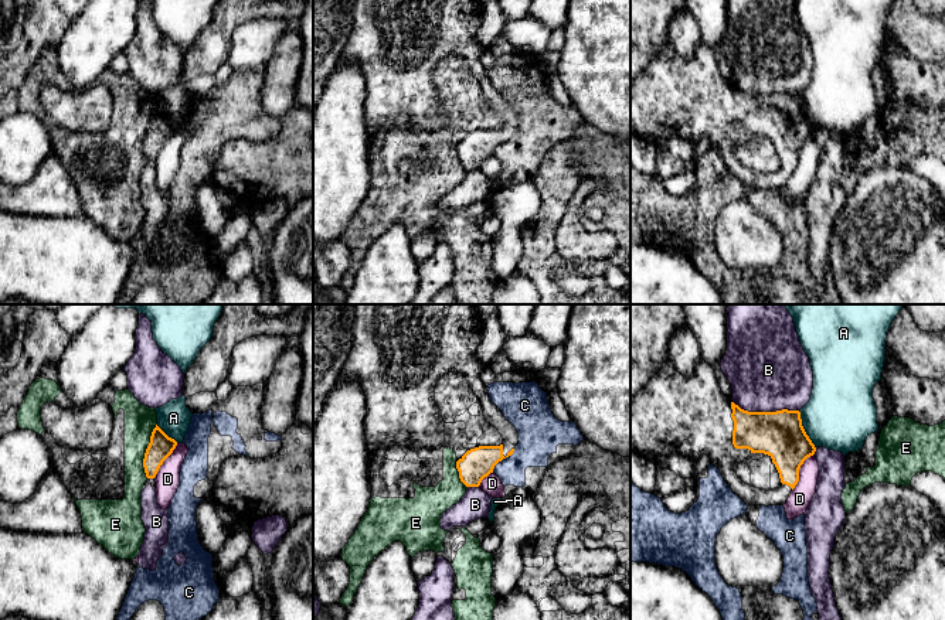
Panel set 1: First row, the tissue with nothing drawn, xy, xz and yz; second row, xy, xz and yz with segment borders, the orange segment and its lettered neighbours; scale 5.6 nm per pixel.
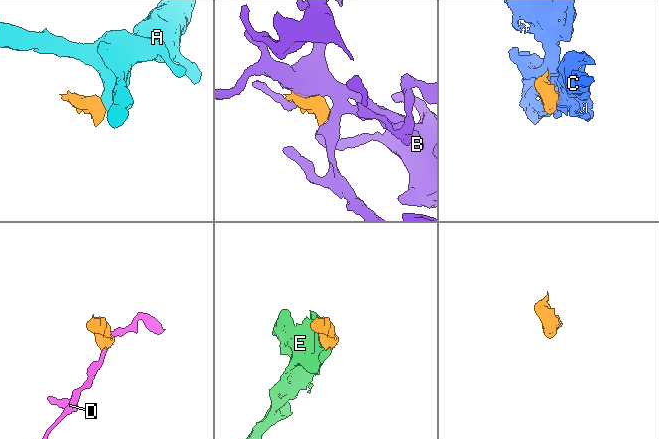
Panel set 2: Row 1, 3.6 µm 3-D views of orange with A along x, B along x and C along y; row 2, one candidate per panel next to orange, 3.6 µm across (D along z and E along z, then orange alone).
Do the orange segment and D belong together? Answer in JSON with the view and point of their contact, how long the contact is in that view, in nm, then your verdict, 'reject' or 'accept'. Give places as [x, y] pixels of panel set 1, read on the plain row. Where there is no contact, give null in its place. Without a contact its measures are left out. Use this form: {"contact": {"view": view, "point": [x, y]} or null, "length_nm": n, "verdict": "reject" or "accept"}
{"contact": {"view": "yz", "point": [798, 154]}, "length_nm": 240, "verdict": "reject"}

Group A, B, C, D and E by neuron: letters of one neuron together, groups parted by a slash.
A / B / C / D / E

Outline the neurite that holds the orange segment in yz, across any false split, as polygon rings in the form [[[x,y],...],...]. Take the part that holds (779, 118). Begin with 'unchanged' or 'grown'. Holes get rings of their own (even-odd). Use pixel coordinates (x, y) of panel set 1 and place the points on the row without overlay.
grown; [[[703,41],[690,59],[674,52],[673,45],[664,45],[657,57],[630,81],[630,134],[645,142],[684,136],[696,144],[707,137],[724,164],[747,188],[783,188],[799,164],[799,151],[816,134],[806,117],[799,93],[748,95],[724,78],[717,58]],[[751,136],[764,136],[772,142],[781,170],[759,173],[745,167],[734,154],[734,147]]]

